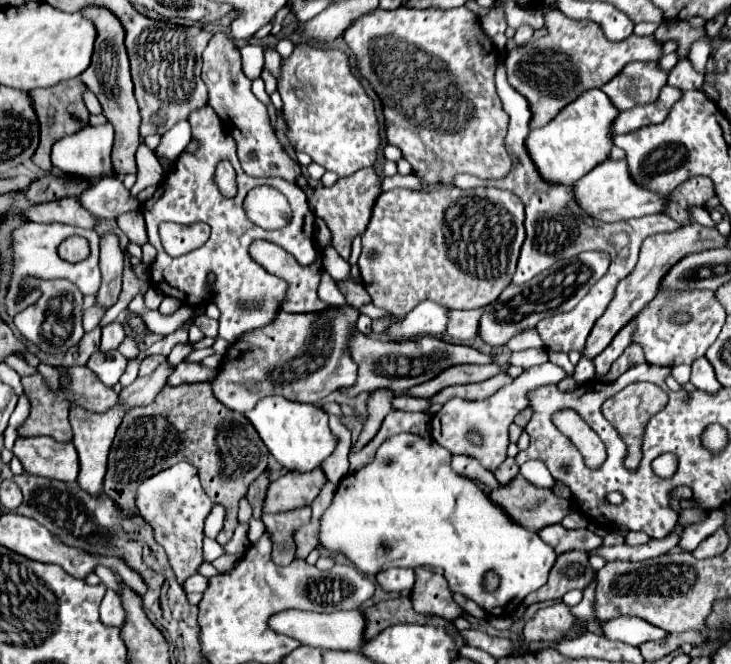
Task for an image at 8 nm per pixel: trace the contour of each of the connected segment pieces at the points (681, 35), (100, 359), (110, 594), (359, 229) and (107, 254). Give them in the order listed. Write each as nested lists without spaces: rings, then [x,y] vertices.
[[[666,20],[662,22],[654,36],[662,42],[668,42],[668,40],[678,40],[680,42],[680,48],[678,48],[678,54],[680,58],[686,58],[688,52],[690,52],[690,46],[694,40],[698,38],[706,38],[706,32],[704,30],[698,30],[698,28],[690,28],[688,24],[680,22],[680,20]]]
[[[98,350],[90,356],[88,368],[94,370],[106,386],[114,386],[126,370],[126,358],[118,350],[110,350],[110,352]]]
[[[108,590],[106,596],[104,596],[104,600],[102,600],[102,606],[100,606],[100,622],[104,626],[122,628],[124,618],[126,618],[126,612],[122,608],[120,596],[114,590]]]
[[[362,168],[358,172],[354,172],[354,176],[348,176],[348,178],[340,178],[334,186],[330,188],[324,188],[324,186],[318,186],[314,190],[314,196],[308,200],[312,212],[320,218],[324,218],[326,226],[330,228],[332,232],[332,246],[336,248],[336,252],[348,260],[350,256],[350,246],[352,246],[352,240],[358,236],[358,234],[364,234],[368,222],[370,222],[370,216],[372,216],[372,208],[376,204],[376,198],[378,194],[382,192],[380,188],[380,178],[376,176],[376,172],[372,168]]]
[[[104,234],[100,238],[100,272],[102,272],[102,286],[96,296],[96,304],[104,310],[110,310],[120,296],[122,288],[122,250],[118,236]]]

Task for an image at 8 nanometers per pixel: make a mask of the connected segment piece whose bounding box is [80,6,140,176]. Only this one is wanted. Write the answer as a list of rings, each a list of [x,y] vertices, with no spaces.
[[[86,6],[82,8],[84,16],[90,16],[94,20],[94,26],[98,28],[98,44],[94,46],[94,60],[90,68],[80,76],[80,80],[98,96],[102,104],[102,114],[112,122],[116,128],[116,140],[112,148],[112,172],[114,176],[126,176],[126,174],[136,174],[136,148],[140,144],[140,134],[138,134],[138,124],[140,124],[140,112],[138,104],[134,98],[132,90],[132,80],[130,80],[130,62],[124,46],[124,26],[118,20],[116,14],[112,14],[104,6]]]

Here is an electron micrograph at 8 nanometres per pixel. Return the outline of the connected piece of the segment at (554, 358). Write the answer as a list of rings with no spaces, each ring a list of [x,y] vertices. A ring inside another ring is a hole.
[[[548,351],[549,361],[562,368],[568,376],[572,376],[575,366],[569,360],[567,354],[563,352]]]

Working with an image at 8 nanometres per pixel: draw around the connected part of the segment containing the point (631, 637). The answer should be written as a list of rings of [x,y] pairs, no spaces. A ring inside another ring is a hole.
[[[622,616],[622,618],[614,618],[602,624],[602,636],[608,640],[620,640],[624,644],[630,646],[640,646],[644,642],[650,640],[660,640],[666,632],[662,632],[662,628],[648,624],[642,618],[634,618],[634,616]]]

